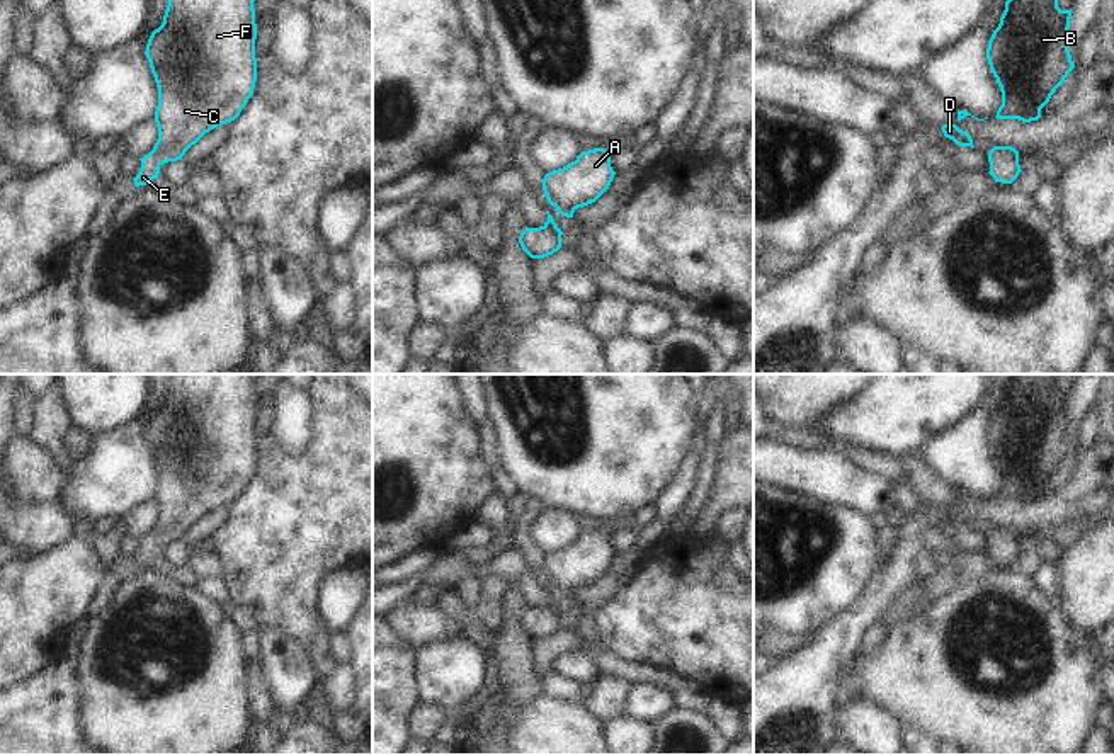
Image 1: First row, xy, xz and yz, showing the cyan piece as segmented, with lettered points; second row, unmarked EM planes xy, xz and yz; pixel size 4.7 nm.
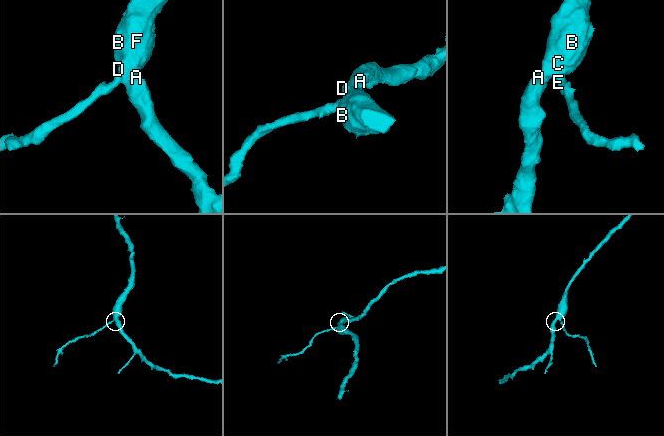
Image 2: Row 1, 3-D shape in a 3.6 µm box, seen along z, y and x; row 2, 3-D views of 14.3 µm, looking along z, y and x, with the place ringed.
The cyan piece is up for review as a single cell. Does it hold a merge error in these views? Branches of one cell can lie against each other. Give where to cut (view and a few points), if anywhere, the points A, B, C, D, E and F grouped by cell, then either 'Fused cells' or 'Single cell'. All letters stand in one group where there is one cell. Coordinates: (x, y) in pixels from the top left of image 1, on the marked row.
No split. Groups: A B C D E F. Single cell

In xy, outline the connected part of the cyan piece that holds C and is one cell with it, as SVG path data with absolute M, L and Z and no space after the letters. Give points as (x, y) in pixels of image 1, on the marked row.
M168 0L163 22L146 44L146 58L158 87L155 122L158 139L141 160L134 185L158 179L160 167L182 160L211 129L235 121L257 82L255 0Z

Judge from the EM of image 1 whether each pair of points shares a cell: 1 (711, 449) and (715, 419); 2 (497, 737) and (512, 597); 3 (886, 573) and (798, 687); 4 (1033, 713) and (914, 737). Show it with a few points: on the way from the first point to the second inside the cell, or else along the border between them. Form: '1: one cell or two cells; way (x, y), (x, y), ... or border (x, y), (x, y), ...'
1: one cell; way (713, 442), (715, 425)
2: one cell; way (509, 703), (511, 631)
3: one cell; way (873, 602), (822, 658)
4: two cells; border (902, 721), (910, 721), (936, 737)

